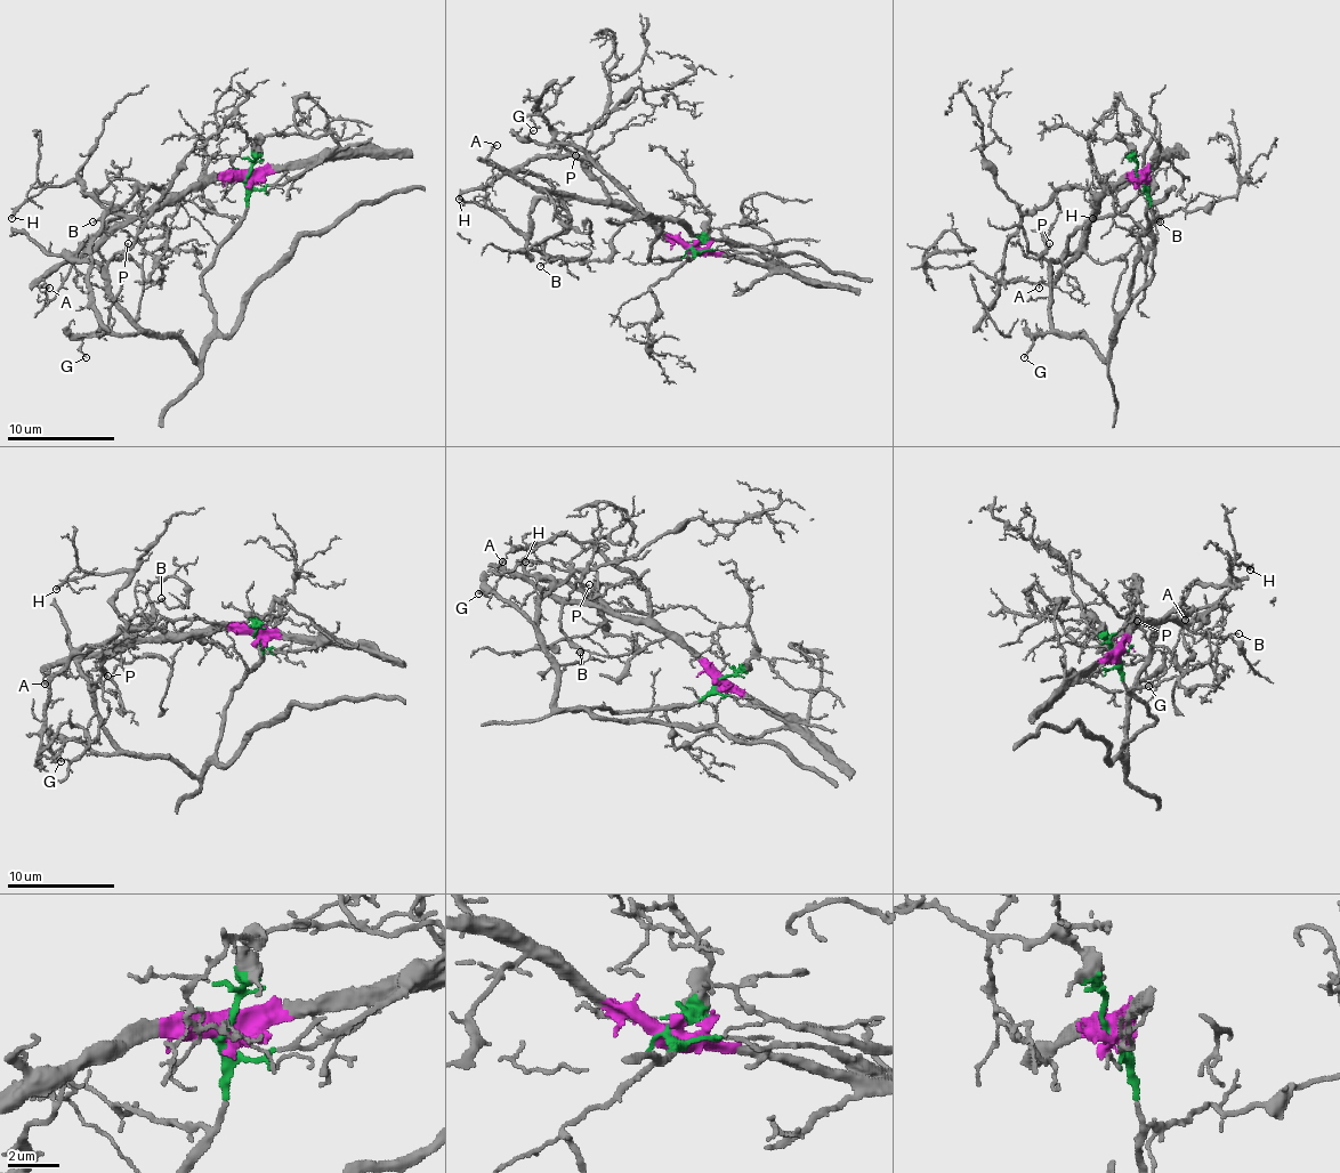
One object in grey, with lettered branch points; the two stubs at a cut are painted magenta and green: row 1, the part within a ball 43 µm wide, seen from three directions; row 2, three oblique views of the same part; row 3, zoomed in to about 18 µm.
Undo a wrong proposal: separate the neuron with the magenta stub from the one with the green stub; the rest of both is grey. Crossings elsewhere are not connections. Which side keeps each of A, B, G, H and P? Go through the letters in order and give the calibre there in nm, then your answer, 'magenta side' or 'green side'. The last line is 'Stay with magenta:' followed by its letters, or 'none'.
A: calibre 90 nm; magenta side
B: calibre 100 nm; green side
G: calibre 90 nm; green side
H: calibre 170 nm; magenta side
P: calibre 120 nm; green side
Stay with magenta: A, H

